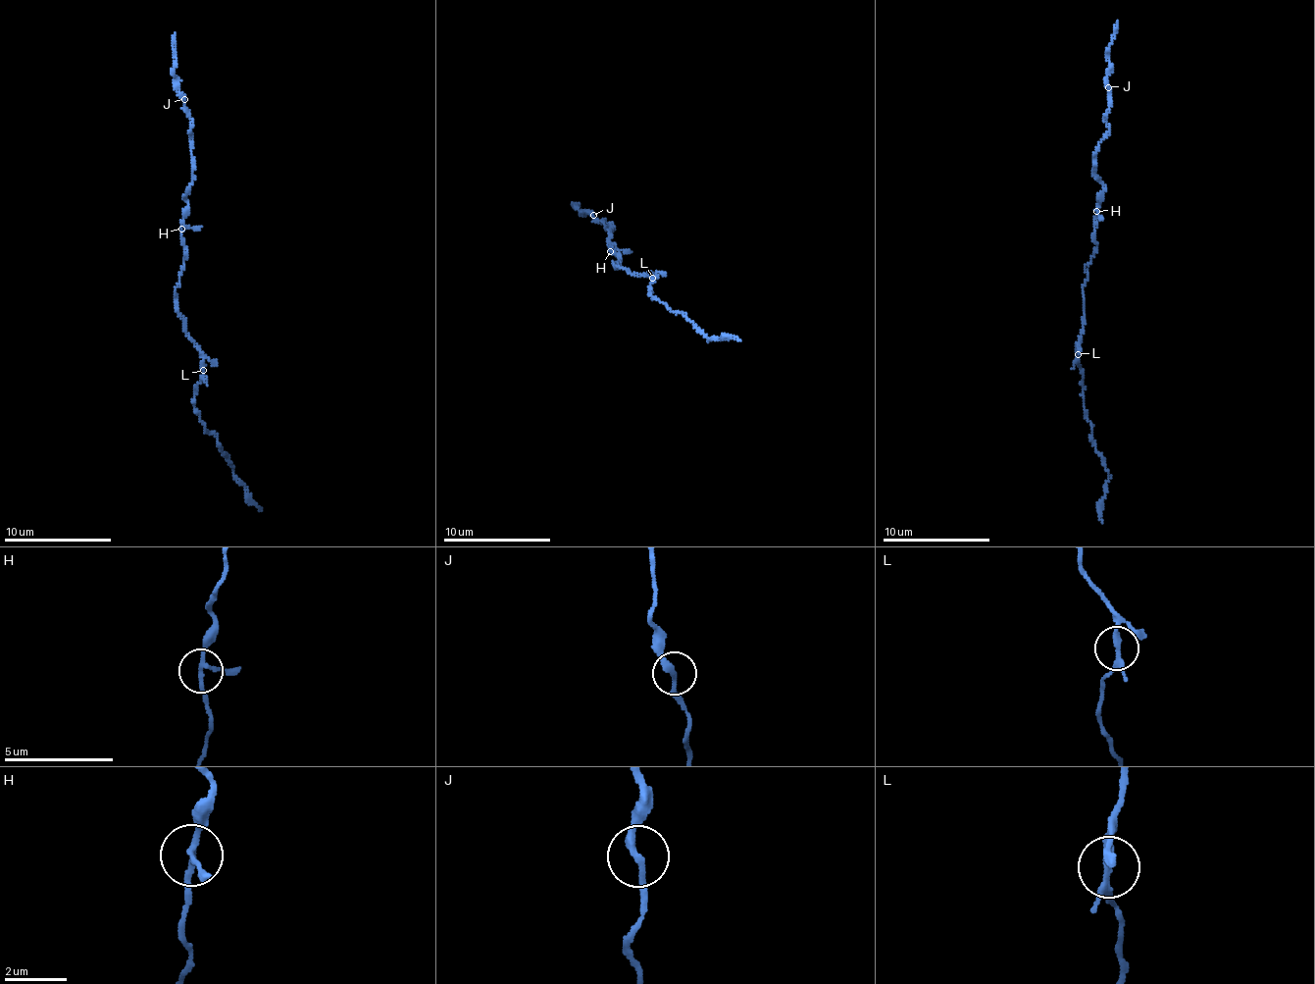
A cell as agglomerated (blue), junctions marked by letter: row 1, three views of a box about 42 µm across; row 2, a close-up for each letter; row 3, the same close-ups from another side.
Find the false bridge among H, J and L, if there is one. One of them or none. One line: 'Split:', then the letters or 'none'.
Split: L

